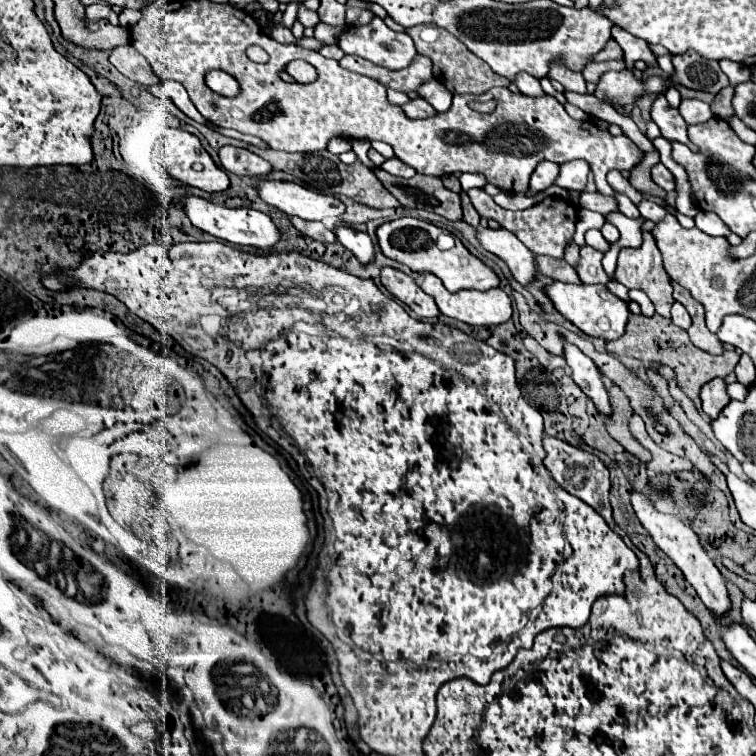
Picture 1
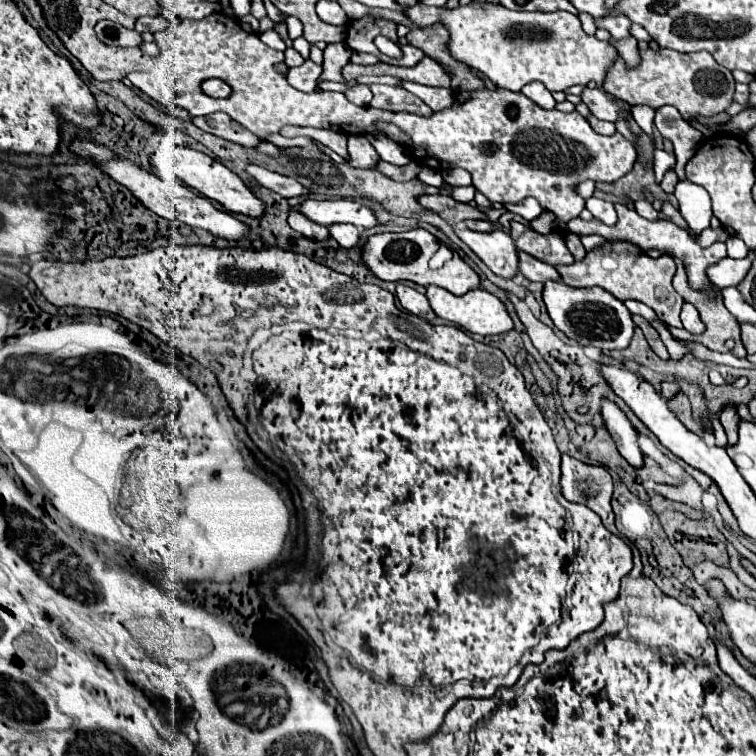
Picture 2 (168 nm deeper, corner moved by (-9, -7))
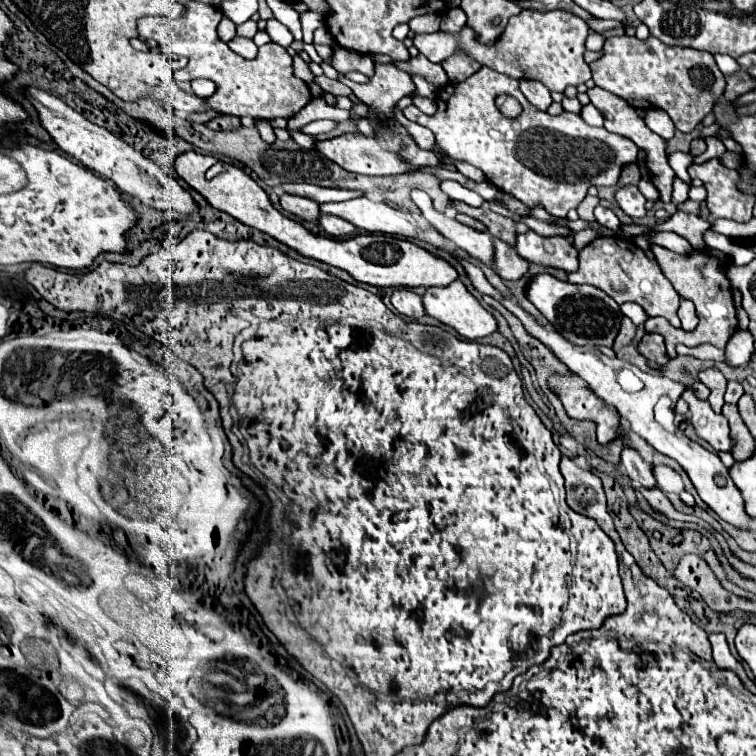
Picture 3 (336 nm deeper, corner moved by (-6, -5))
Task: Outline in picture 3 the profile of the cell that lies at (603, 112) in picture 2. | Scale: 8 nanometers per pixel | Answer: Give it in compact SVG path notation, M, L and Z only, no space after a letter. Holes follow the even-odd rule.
M591 88L587 90L587 96L591 100L591 104L603 114L605 118L605 128L609 132L615 132L615 134L621 134L629 140L633 140L639 148L643 148L647 152L647 166L651 170L651 182L657 186L657 190L661 192L661 200L663 202L671 202L671 192L673 192L673 178L675 178L675 172L671 170L671 166L667 164L667 152L665 152L665 140L661 136L657 136L655 132L651 132L645 122L635 114L635 108L629 106L627 102L623 102L619 96L613 96L611 92L603 90L603 88Z

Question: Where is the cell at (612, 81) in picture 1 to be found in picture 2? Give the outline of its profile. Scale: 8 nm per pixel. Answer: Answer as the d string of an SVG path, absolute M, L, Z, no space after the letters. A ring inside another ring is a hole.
M658 48L658 50L638 50L640 52L640 64L636 68L630 68L622 56L616 58L614 66L606 70L606 78L602 88L628 102L630 106L634 104L646 104L650 108L660 108L660 106L676 106L678 112L686 122L698 116L714 116L718 112L724 112L734 94L734 76L730 70L720 66L706 50L702 52L692 52L692 54L678 54L674 50Z

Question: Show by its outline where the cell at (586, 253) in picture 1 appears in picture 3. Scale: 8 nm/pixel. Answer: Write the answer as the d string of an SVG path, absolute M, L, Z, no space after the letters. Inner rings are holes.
M599 236L579 252L579 270L567 274L569 282L591 284L607 292L617 304L637 302L645 308L649 316L661 316L669 320L671 326L679 328L679 294L671 282L663 276L661 266L655 260L649 260L633 240L621 236Z

